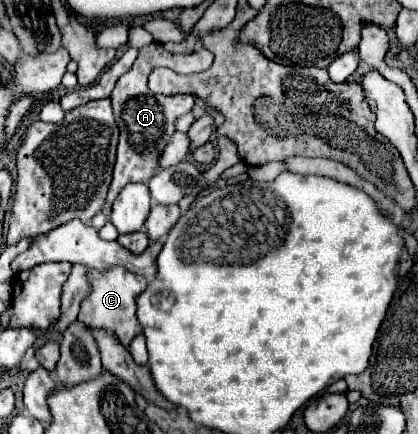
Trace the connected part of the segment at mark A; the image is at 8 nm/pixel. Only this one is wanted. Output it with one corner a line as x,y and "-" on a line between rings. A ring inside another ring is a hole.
150,43
140,49
138,59
134,61
132,69
124,73
110,99
112,99
112,111
116,125
120,129
120,141
118,141
118,153
116,153
116,165
114,165
114,179
108,189
106,205
104,205
104,215
108,217
110,205
116,199
116,195
128,185
128,183
146,183
156,171
158,171
158,161
168,145
170,137
176,133
176,119
190,113
194,107
194,97
192,95
154,95
150,93
146,81
148,75
154,67
172,67
172,71
180,75
190,75
190,73
200,73
206,71
212,65
212,53
208,49
194,51
190,55
178,55
166,51
160,43

